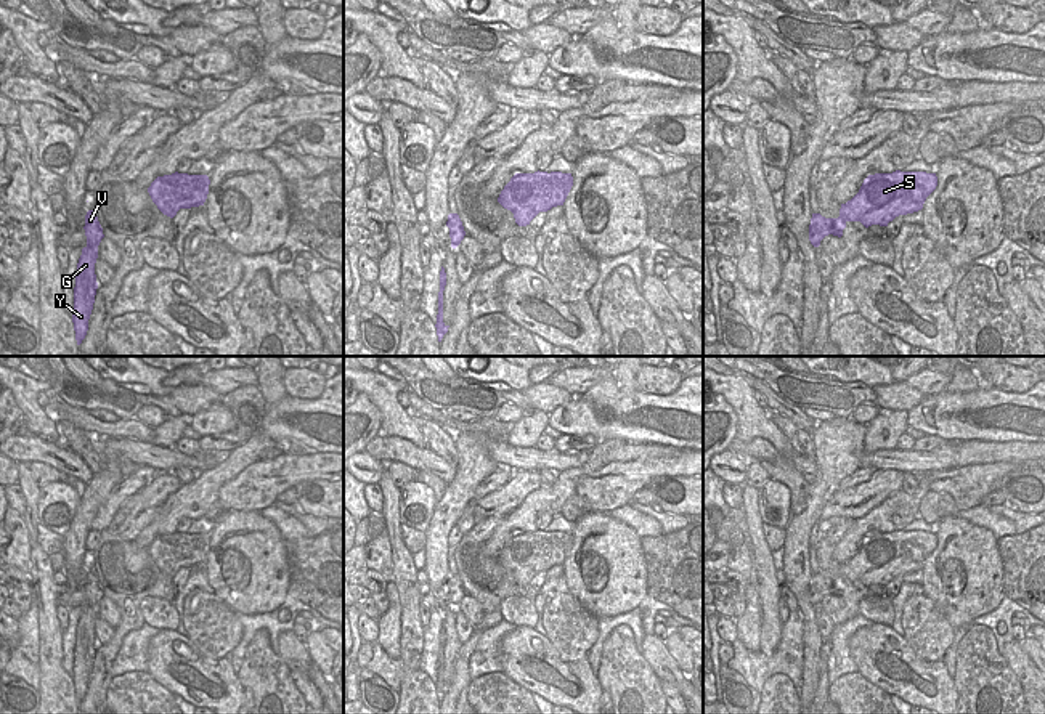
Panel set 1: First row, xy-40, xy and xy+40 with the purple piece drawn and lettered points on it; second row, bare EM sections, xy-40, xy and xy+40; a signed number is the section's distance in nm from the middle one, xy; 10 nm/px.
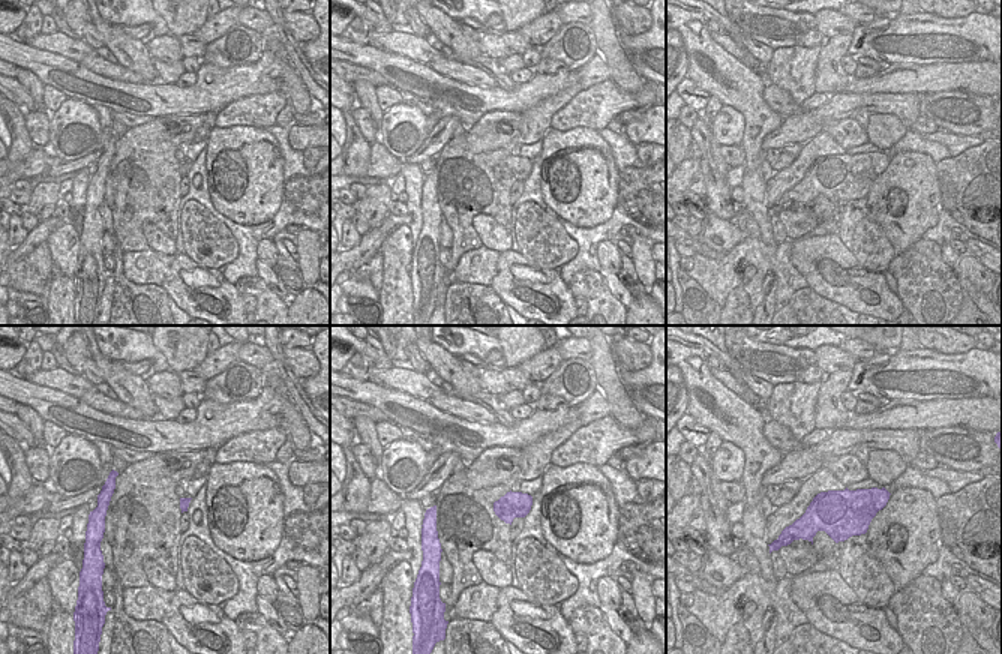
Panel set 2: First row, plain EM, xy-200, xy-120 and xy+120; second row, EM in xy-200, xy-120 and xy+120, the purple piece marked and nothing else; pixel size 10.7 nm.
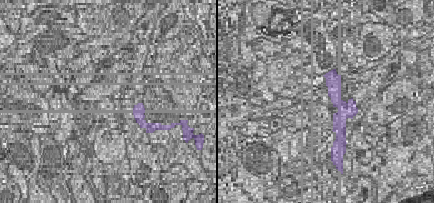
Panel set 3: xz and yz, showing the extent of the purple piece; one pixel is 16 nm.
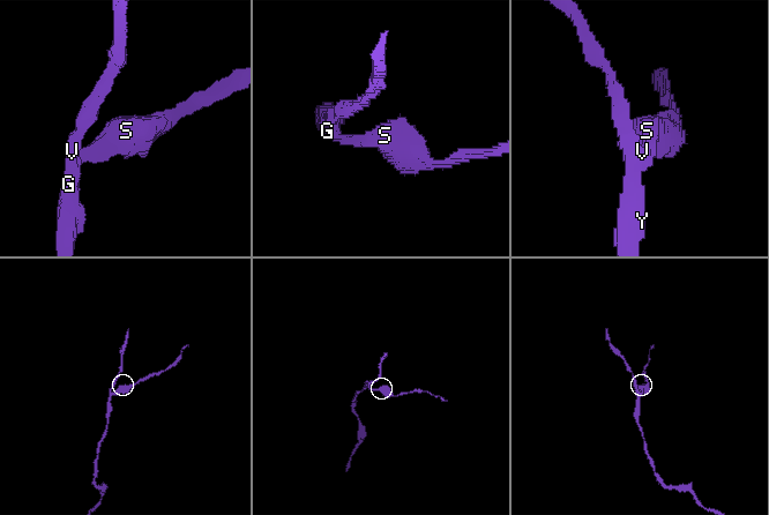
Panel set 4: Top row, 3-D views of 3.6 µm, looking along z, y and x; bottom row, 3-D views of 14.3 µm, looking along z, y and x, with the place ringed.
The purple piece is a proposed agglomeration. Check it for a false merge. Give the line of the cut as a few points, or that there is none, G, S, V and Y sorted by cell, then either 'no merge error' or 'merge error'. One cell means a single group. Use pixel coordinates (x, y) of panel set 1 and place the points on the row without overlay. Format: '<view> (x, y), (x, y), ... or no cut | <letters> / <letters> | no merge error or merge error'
xy+40 (813, 573), (821, 588), (830, 588), (835, 592) | G V Y / S | merge error

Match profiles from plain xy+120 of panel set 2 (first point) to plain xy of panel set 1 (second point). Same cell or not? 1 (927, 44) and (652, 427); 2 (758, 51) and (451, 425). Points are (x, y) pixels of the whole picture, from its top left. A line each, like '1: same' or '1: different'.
1: same
2: different

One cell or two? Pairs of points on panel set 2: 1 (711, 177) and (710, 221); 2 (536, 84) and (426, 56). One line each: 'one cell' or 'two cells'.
1: two cells
2: two cells

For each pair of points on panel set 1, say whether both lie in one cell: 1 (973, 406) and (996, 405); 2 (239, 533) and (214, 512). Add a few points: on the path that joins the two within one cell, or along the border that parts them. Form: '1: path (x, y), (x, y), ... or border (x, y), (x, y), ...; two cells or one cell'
1: path (978, 406), (991, 406); one cell
2: border (228, 509), (215, 520); two cells

